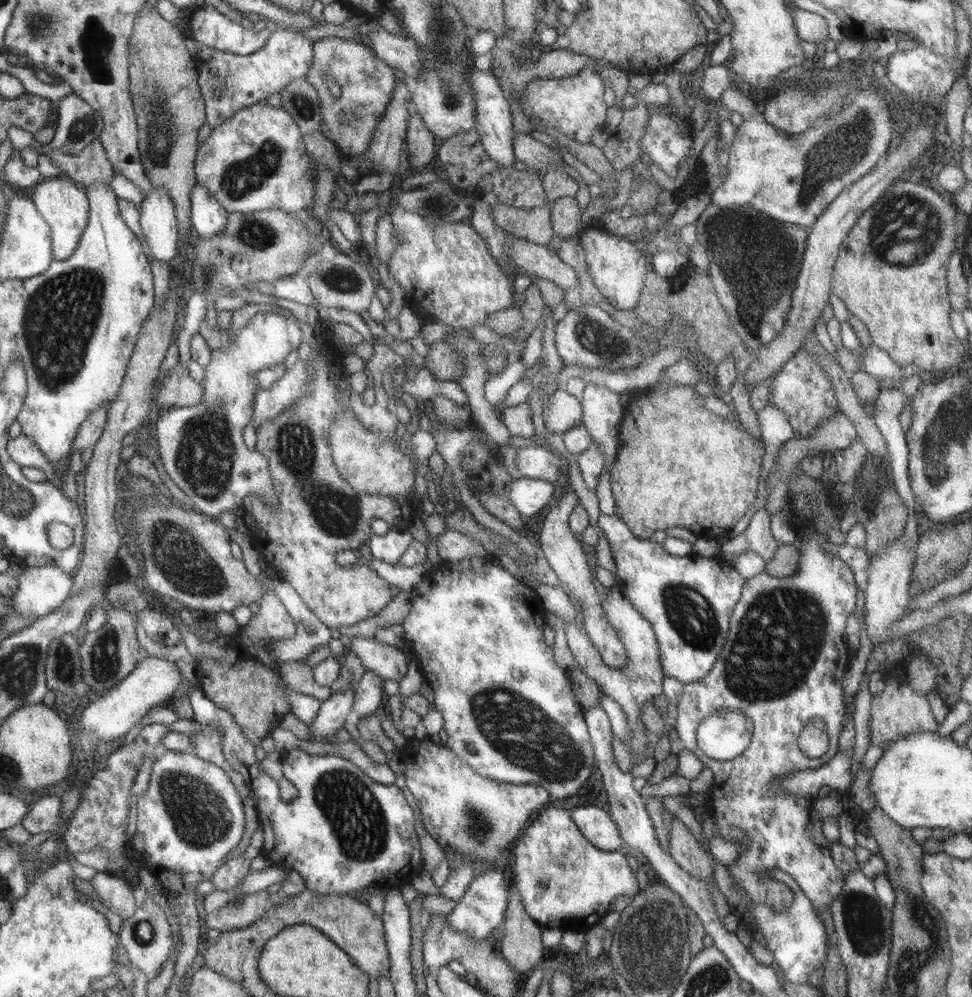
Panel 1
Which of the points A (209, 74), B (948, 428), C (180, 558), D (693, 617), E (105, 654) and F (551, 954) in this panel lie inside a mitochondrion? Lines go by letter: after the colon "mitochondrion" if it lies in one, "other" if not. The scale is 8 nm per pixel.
A: other
B: mitochondrion
C: mitochondrion
D: mitochondrion
E: mitochondrion
F: other

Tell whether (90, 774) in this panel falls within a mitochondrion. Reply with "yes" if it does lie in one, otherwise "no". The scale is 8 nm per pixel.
no

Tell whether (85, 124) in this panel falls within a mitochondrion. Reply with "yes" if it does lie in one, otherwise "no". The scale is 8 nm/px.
yes

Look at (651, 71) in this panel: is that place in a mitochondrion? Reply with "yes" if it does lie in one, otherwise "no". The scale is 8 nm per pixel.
no

